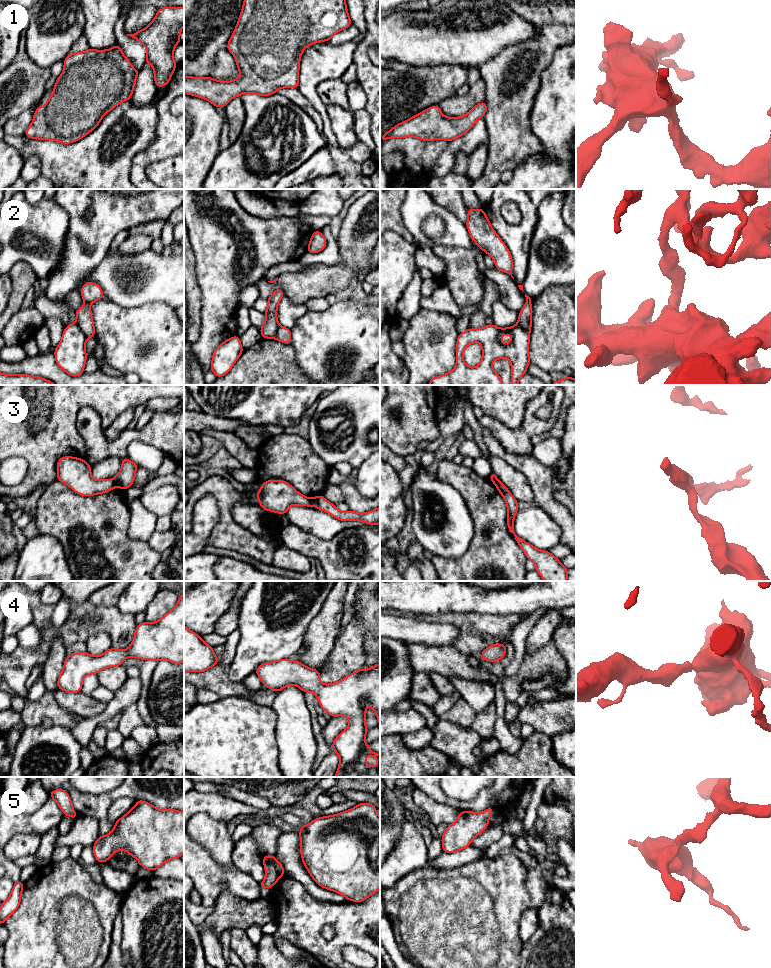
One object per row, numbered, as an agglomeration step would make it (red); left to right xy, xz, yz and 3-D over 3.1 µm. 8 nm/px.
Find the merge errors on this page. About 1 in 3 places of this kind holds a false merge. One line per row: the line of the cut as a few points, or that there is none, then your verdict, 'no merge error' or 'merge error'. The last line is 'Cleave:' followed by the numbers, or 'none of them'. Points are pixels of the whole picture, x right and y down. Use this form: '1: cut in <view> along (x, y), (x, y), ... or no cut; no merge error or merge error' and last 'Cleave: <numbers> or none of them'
1: no cut; no merge error
2: cut in xy along (75, 322), (87, 337); merge error
3: cut in xz along (309, 498), (313, 505); merge error
4: no cut; no merge error
5: no cut; no merge error
Cleave: 2, 3

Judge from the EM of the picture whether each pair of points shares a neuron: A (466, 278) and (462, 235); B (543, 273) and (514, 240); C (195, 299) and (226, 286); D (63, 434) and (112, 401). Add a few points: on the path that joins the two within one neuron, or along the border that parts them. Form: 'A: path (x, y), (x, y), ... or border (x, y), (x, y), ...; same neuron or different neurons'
A: border (440, 243), (446, 246), (471, 248); different neurons
B: border (533, 234), (530, 240), (529, 261), (524, 280); different neurons
C: border (196, 274), (200, 290), (200, 321); different neurons
D: path (63, 417), (78, 400), (95, 400); same neuron

